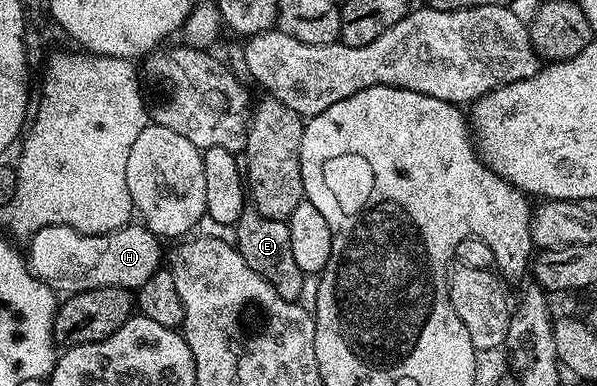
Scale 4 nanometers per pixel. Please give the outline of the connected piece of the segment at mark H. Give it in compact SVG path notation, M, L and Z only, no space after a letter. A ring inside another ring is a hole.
M144 224L121 226L118 230L112 230L106 234L84 234L70 226L48 226L28 239L27 267L34 278L46 282L54 292L60 292L65 296L104 286L123 288L133 292L138 286L142 286L144 282L149 280L162 265L163 254L161 258L160 245L162 246L162 243L157 235L152 234Z

